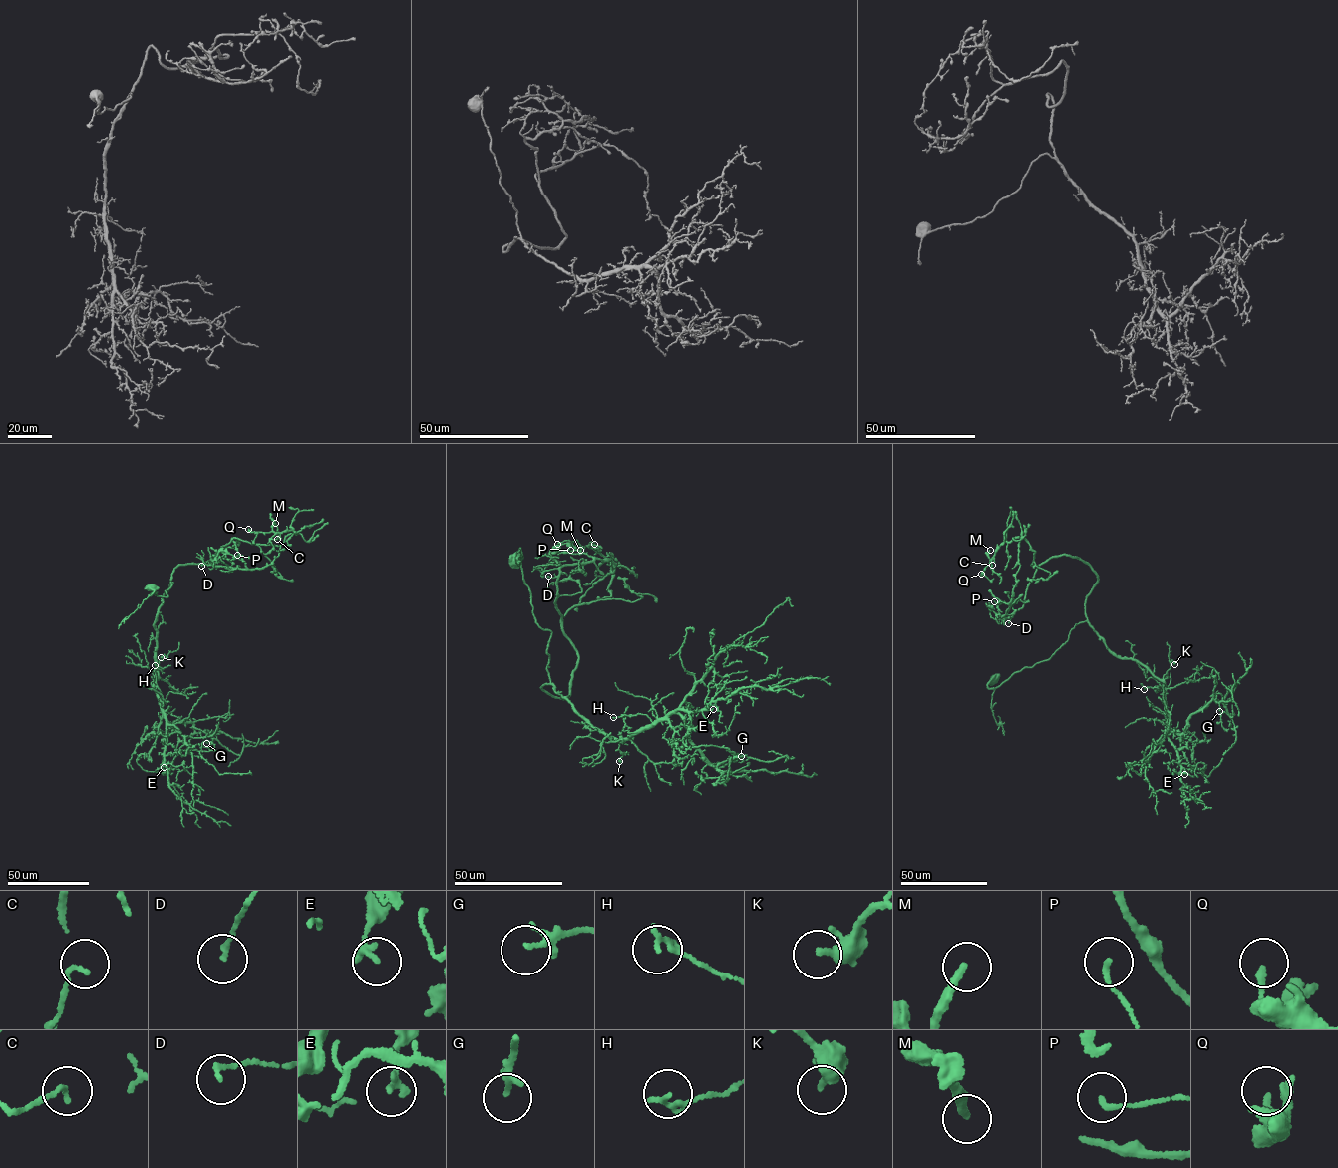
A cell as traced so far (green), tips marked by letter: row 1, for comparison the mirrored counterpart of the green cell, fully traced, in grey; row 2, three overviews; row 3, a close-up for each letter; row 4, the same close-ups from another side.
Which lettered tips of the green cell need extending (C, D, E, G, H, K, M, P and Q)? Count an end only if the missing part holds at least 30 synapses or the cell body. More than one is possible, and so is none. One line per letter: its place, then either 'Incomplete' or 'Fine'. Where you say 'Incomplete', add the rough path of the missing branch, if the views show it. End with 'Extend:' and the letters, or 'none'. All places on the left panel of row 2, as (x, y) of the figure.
C: Place: (277, 539). Fine
D: Place: (201, 566). Fine
E: Place: (164, 767). Fine
G: Place: (206, 743). Fine
H: Place: (155, 665). Fine
K: Place: (161, 657). Fine
M: Place: (275, 523). Incomplete. Course of what is missing: (275, 523), (280, 509), (284, 510), (288, 519)
P: Place: (237, 555). Fine
Q: Place: (248, 529). Fine
Extend: M

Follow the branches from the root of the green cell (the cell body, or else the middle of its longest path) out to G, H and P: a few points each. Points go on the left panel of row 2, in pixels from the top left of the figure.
G: (151, 586), (167, 597), (171, 582), (154, 623), (161, 710), (167, 729), (192, 723), (206, 743)
H: (151, 586), (149, 595), (154, 591), (167, 597), (171, 582), (154, 623), (156, 669), (162, 669), (155, 665)
P: (151, 586), (167, 597), (173, 570), (233, 538), (211, 565), (246, 569), (237, 555)

